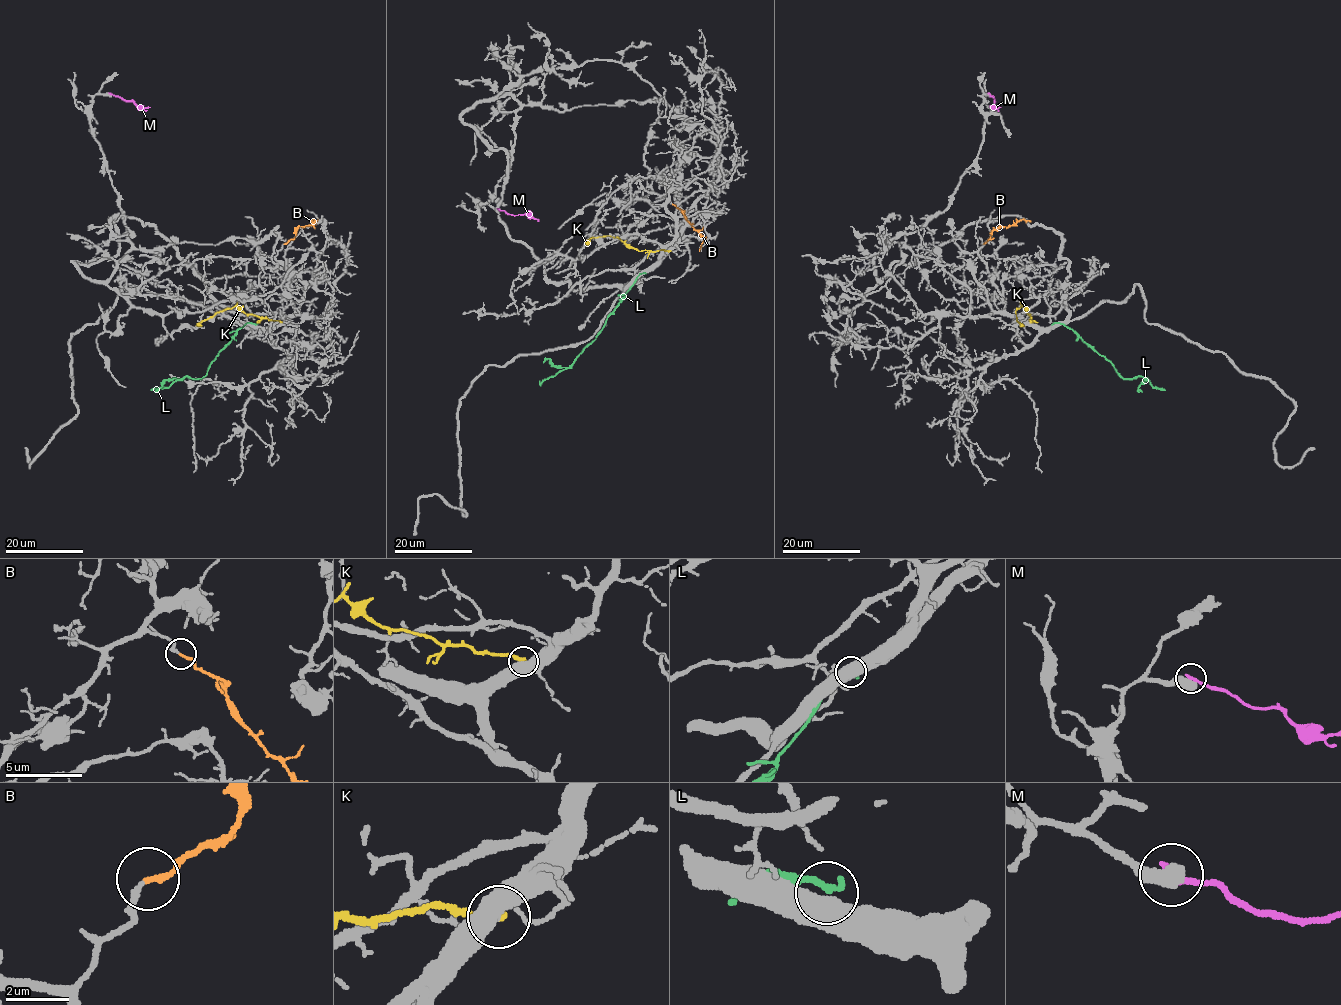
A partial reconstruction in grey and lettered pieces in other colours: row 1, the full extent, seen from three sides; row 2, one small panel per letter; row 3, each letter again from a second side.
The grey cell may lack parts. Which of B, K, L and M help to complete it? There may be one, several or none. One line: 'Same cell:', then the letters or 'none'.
Same cell: B

